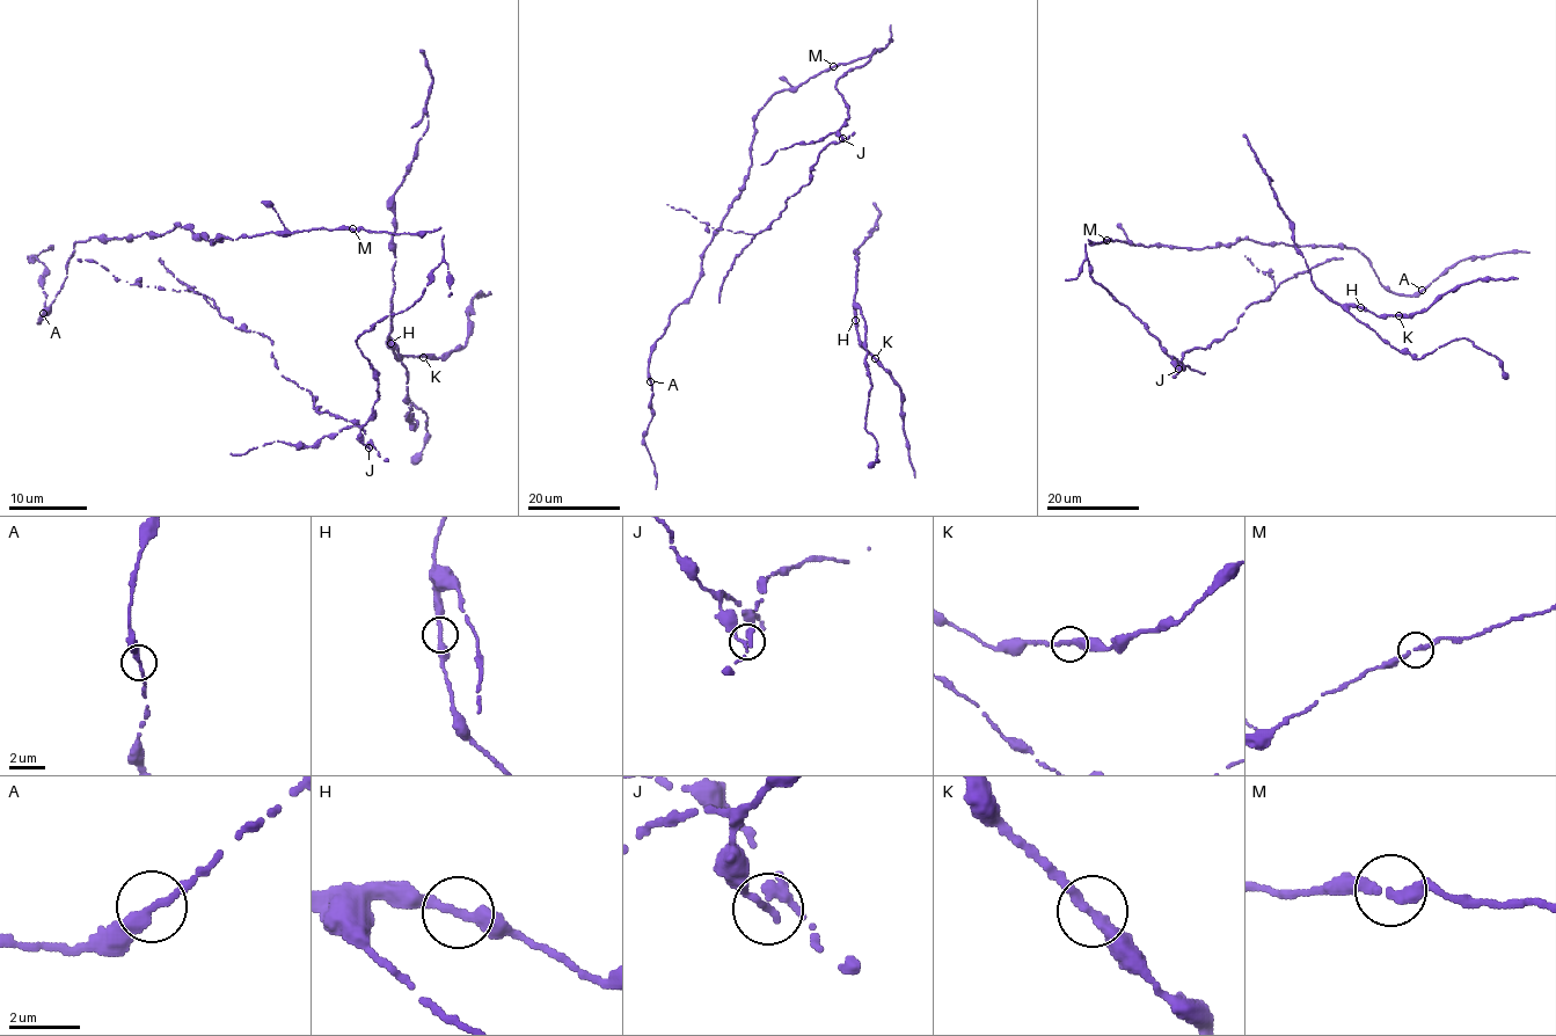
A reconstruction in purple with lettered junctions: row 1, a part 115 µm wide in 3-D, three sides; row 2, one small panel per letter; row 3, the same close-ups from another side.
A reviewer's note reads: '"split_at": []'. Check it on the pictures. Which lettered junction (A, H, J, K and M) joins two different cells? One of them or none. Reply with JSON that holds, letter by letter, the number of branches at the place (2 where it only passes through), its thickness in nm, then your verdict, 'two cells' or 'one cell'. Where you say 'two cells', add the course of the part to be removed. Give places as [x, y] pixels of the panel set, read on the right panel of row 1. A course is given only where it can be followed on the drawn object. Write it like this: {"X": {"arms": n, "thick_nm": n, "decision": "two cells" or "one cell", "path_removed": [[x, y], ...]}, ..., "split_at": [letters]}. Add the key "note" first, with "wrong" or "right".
{"note": "wrong", "A": {"arms": 2, "thick_nm": 320, "decision": "one cell"}, "H": {"arms": 2, "thick_nm": 280, "decision": "one cell"}, "J": {"arms": 2, "thick_nm": 300, "decision": "two cells", "path_removed": [[1178, 369], [1185, 351], [1221, 340], [1249, 305], [1275, 291], [1273, 276], [1244, 255]]}, "K": {"arms": 2, "thick_nm": 320, "decision": "one cell"}, "M": {"arms": 2, "thick_nm": 300, "decision": "one cell"}, "split_at": ["J"]}

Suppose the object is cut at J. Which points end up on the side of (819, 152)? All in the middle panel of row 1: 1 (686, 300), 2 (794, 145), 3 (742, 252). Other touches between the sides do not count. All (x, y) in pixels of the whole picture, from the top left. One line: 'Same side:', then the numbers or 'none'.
Same side: 3

